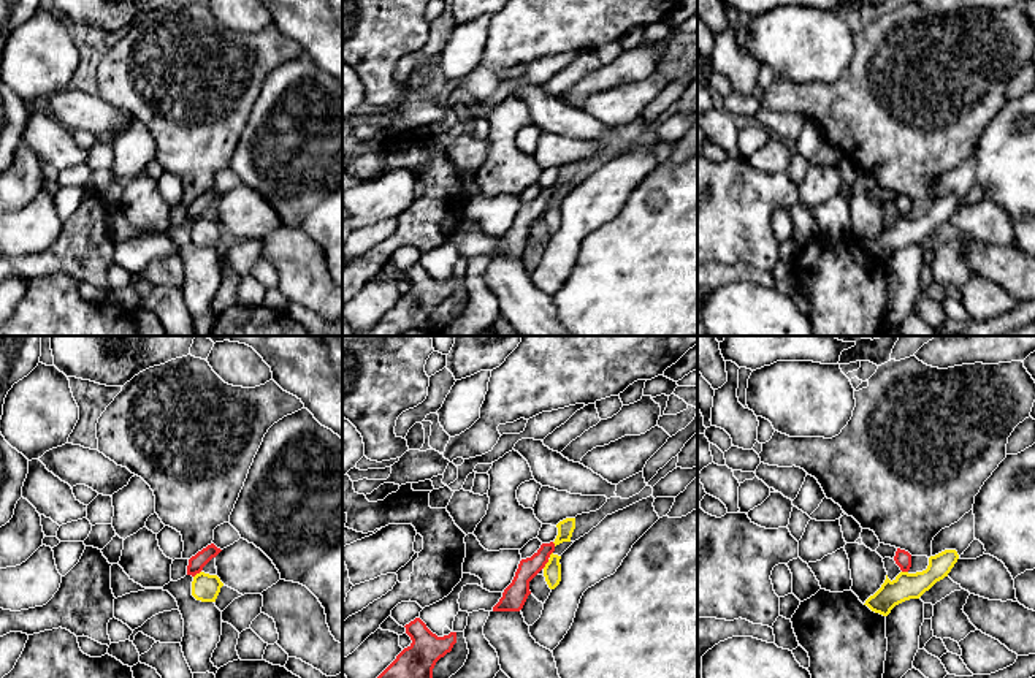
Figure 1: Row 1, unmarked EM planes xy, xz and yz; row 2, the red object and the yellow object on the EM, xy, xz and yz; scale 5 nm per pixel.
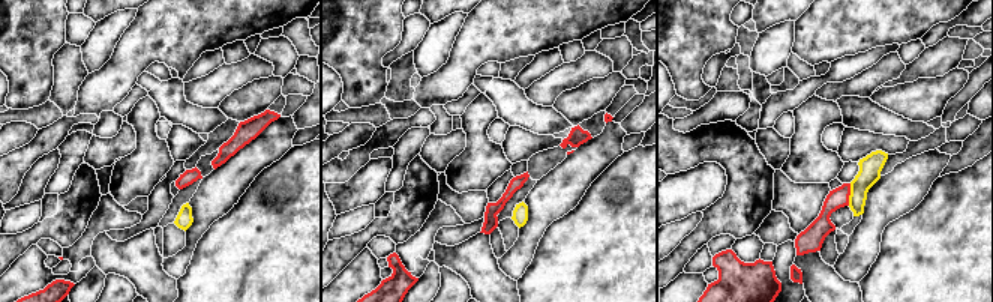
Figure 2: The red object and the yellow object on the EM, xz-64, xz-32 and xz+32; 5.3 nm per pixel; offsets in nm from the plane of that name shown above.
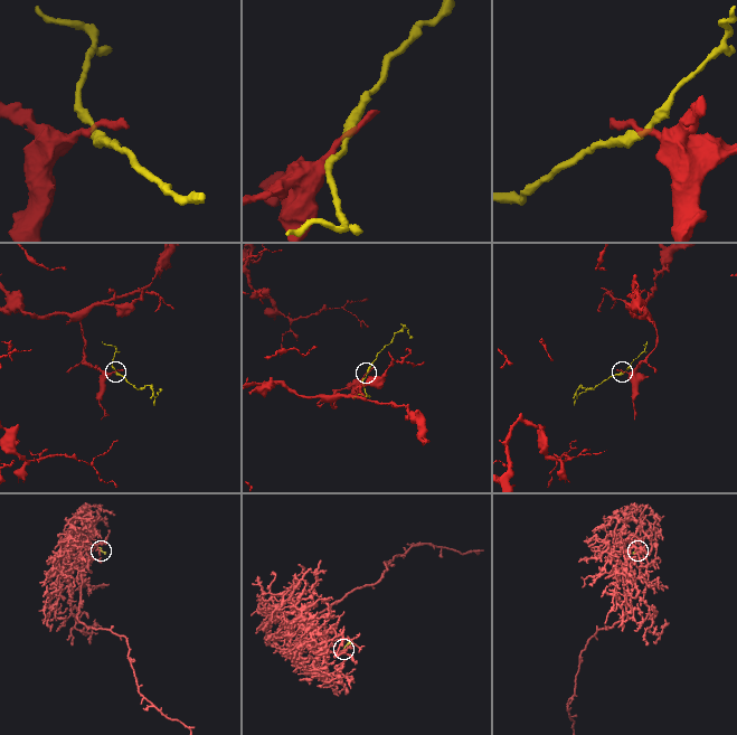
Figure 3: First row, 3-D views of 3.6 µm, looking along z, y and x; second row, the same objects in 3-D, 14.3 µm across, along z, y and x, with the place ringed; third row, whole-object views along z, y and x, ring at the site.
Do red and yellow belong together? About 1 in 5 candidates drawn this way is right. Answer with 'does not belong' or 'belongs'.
does not belong

